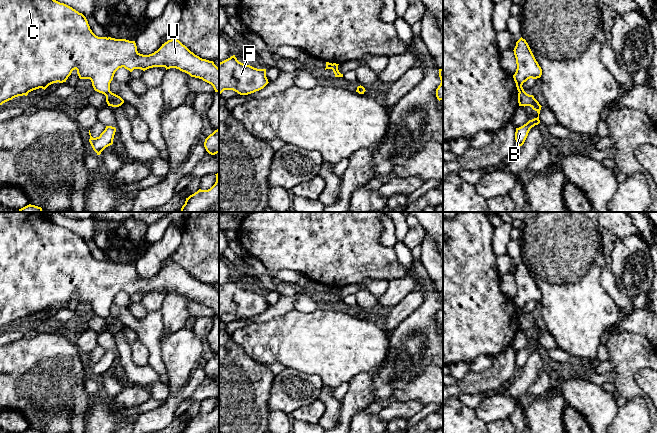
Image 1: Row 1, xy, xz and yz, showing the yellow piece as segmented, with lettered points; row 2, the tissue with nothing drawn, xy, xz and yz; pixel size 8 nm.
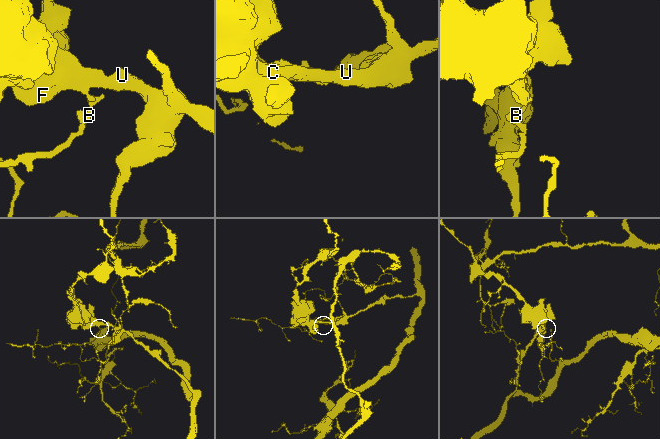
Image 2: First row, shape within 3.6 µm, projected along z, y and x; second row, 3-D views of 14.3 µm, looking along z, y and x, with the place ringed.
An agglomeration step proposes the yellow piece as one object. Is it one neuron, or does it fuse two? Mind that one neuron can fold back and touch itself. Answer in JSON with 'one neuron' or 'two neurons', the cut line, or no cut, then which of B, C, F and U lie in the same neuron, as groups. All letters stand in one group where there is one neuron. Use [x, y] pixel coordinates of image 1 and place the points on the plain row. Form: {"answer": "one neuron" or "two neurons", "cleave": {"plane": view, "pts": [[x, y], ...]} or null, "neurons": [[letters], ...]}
{"answer": "two neurons", "cleave": {"plane": "xy", "pts": [[110, 315], [105, 319]]}, "neurons": [["B"], ["C", "F", "U"]]}

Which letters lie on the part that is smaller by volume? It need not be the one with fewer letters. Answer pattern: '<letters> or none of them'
B

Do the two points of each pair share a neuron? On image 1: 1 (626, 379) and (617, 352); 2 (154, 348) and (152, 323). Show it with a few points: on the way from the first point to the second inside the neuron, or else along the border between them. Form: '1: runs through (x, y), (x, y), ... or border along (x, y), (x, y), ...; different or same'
1: runs through (625, 372), (624, 359); same
2: runs through (152, 342), (152, 329); same

